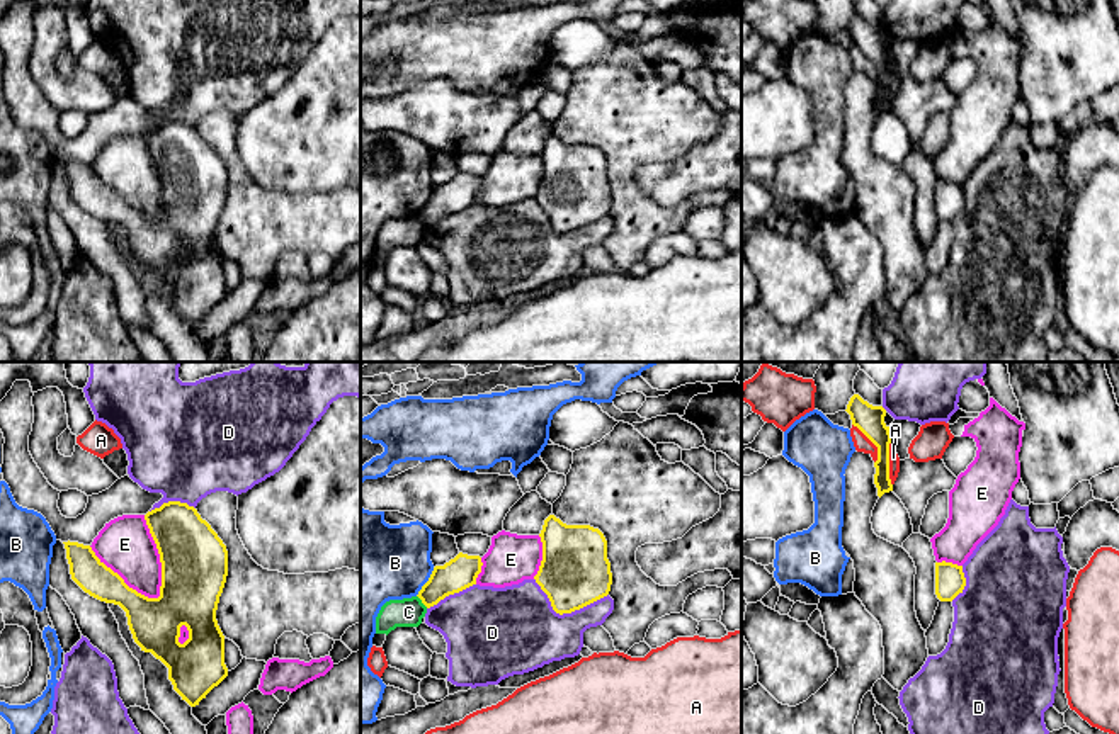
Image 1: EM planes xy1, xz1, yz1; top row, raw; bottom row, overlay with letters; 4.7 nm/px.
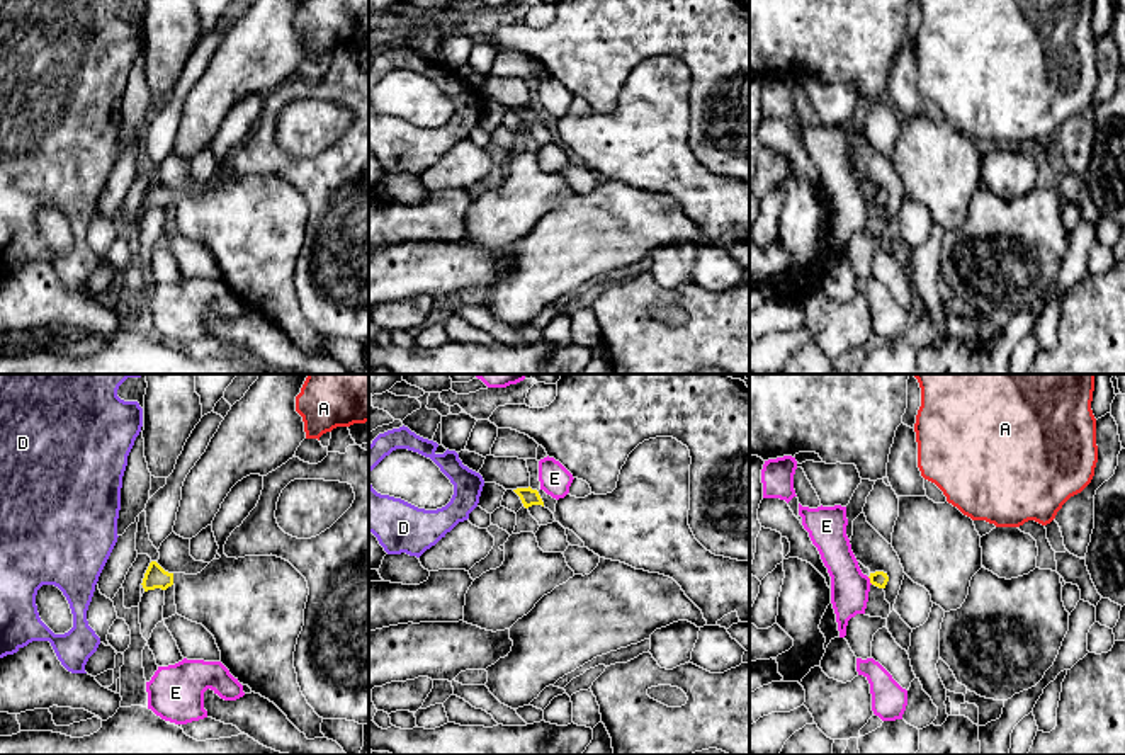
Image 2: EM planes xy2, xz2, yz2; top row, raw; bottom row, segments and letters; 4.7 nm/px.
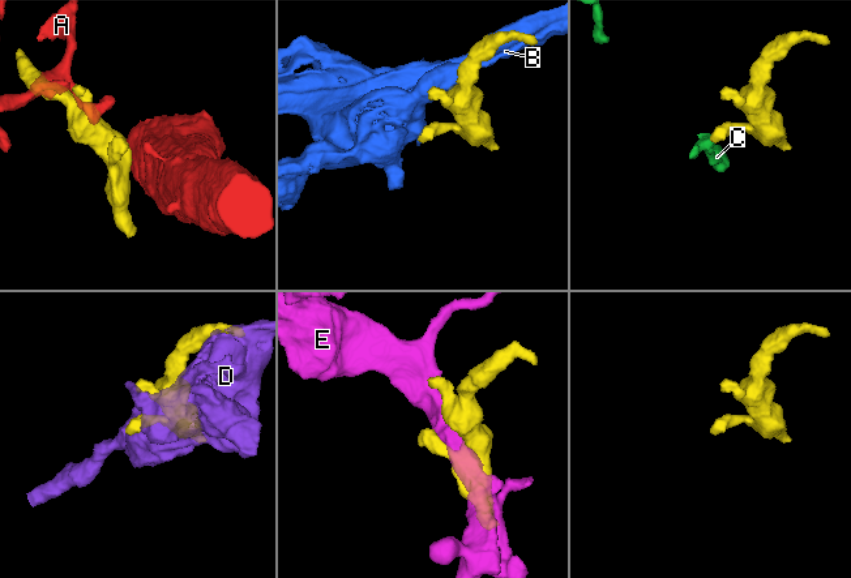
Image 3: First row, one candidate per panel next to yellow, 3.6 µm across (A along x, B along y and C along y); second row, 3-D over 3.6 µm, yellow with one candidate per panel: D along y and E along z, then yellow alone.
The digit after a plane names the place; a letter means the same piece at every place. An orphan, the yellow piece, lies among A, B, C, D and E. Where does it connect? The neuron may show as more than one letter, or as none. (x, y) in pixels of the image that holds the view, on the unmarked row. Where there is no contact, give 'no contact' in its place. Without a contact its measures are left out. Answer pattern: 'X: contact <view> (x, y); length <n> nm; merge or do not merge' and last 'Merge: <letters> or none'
A: contact yz1 (888, 84); length 200 nm; do not merge
B: contact xz1 (427, 201); length 160 nm; do not merge
C: contact xz1 (422, 221); length 80 nm; do not merge
D: contact xz1 (565, 231); length 360 nm; do not merge
E: contact xy1 (123, 201); length 420 nm; do not merge
Merge: none

